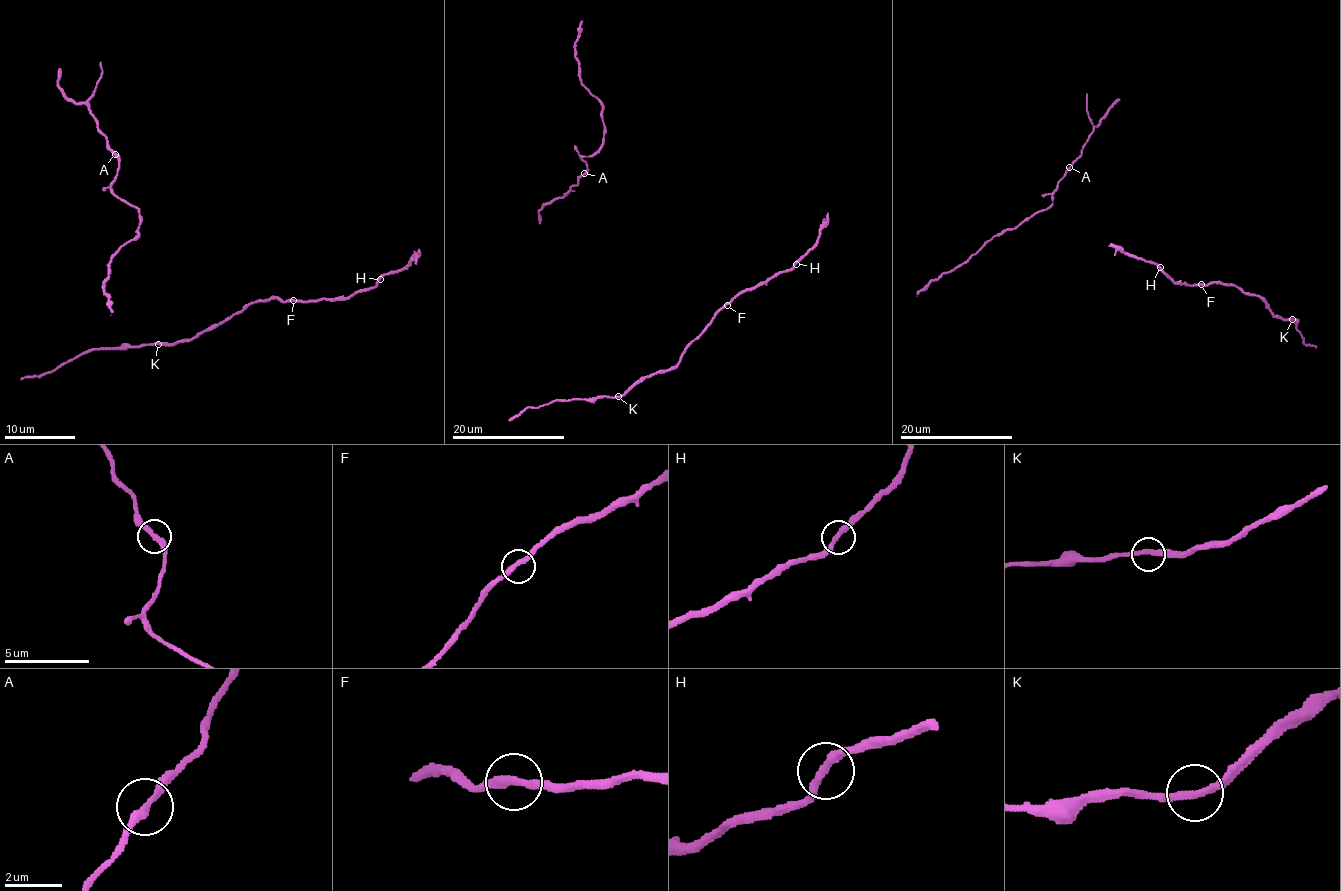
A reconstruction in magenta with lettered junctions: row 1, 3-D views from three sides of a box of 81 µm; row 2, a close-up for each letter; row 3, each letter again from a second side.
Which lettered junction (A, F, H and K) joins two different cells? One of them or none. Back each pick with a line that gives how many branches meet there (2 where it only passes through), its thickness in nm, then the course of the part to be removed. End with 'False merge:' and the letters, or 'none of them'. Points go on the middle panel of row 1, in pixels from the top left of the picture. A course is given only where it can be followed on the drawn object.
A: 2 branches meet; 280 nm thick; foreign part runs (584, 174), (582, 157), (590, 157), (603, 143), (604, 129), (601, 103), (582, 82), (576, 58), (580, 20)
False merge: A

